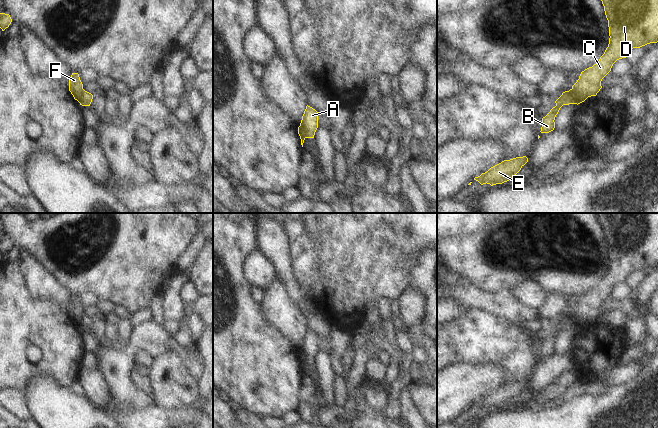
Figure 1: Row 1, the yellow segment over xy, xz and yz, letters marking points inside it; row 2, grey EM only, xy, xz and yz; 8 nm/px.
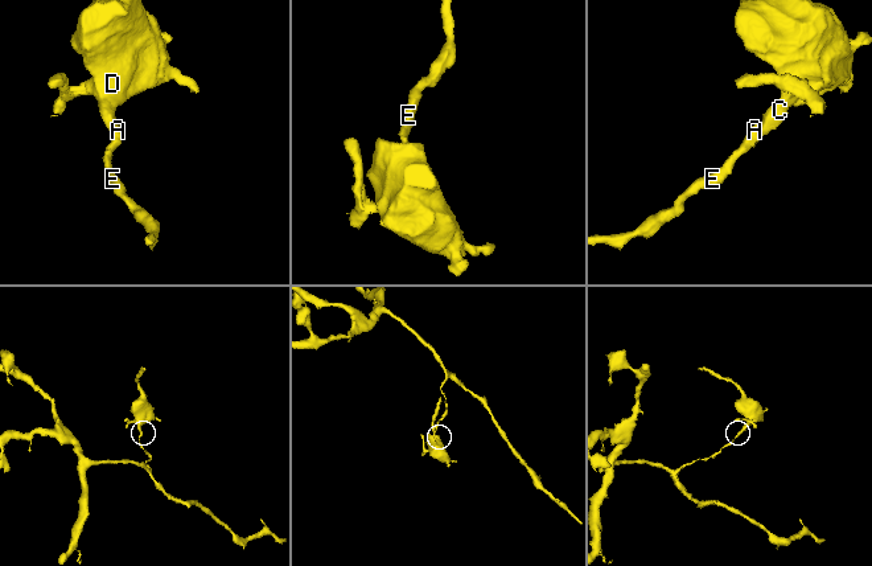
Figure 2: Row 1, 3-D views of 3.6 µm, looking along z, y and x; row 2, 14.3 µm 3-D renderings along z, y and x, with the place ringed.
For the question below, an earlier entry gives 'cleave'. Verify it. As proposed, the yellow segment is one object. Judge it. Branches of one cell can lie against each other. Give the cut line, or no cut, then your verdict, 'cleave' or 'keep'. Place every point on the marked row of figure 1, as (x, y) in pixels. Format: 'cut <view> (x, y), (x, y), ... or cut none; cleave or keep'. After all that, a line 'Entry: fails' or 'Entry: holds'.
cut yz (572, 88), (585, 99); cleave
Entry: holds

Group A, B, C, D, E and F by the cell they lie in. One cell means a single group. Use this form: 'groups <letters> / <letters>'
groups A B E / C D F

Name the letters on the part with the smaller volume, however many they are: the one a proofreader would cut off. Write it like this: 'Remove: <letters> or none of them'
Remove: C, D, F.

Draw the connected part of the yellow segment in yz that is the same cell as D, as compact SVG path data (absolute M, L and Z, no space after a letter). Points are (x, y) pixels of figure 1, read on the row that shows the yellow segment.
M601 0L609 27L609 44L599 61L581 72L572 86L585 99L596 96L602 88L602 79L611 71L613 64L626 58L633 48L658 42L658 0Z

